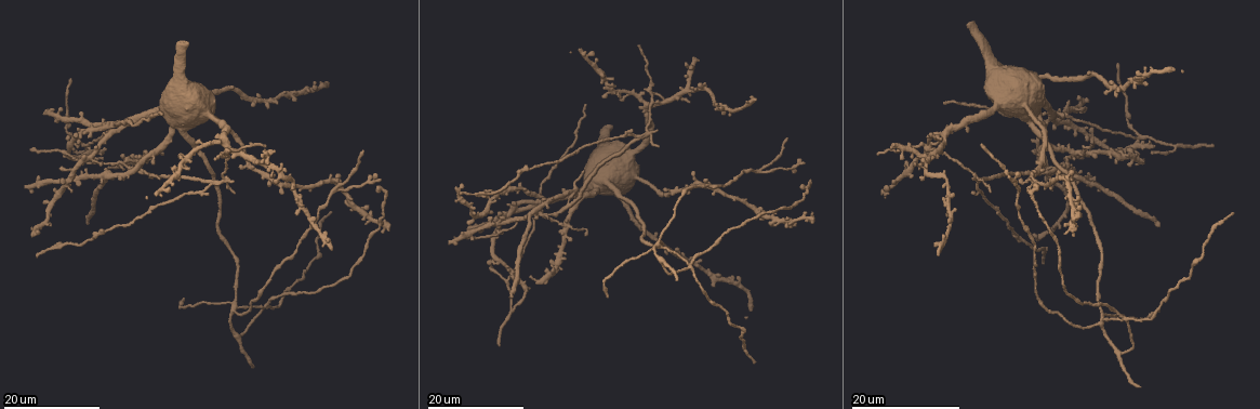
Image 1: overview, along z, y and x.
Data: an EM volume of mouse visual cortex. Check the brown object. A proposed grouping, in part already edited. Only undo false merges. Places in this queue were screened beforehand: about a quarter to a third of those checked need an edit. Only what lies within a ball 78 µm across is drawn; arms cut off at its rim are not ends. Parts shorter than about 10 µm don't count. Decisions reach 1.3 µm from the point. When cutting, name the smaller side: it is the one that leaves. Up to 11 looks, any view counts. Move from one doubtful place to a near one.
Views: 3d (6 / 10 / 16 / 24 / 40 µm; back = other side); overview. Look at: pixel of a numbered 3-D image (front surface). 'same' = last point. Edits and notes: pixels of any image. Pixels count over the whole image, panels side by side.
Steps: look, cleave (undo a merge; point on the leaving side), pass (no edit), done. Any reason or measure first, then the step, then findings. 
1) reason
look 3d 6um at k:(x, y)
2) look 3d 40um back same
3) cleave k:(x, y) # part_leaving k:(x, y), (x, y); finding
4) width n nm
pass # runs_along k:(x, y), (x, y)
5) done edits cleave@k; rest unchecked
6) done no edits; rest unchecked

look 3d 16um at 1:(562, 226)

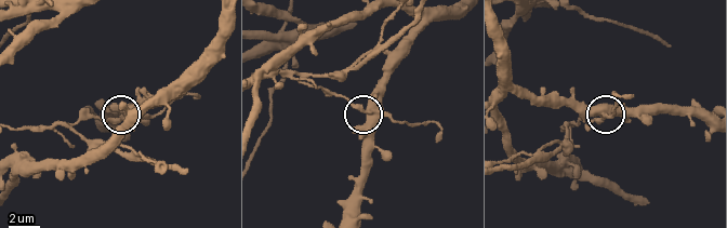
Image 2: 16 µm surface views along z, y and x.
look 3d 6um at 2:(365, 109)

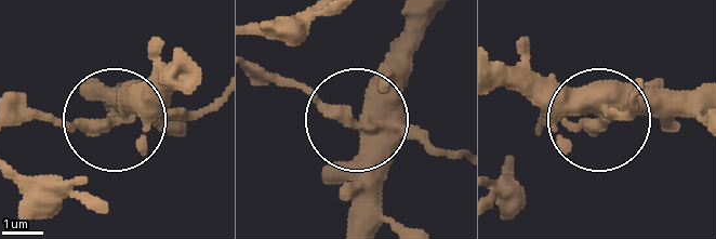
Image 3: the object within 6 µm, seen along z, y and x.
cleave 3:(92, 119) # two neurons meet here

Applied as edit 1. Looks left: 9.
look overview

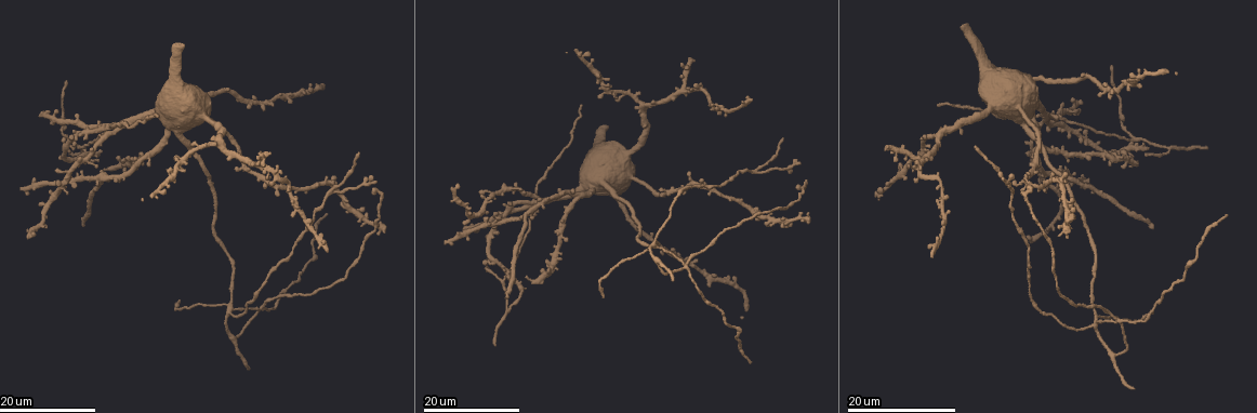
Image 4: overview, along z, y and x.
four arms meet
look 3d 16um at 4:(97, 179)

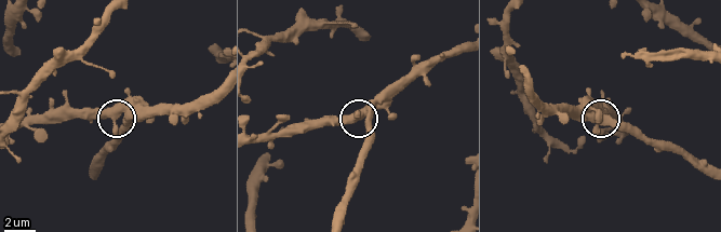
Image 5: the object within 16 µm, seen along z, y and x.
look 3d 10um at 5:(362, 117)

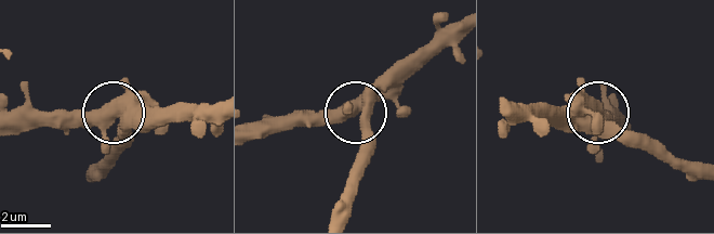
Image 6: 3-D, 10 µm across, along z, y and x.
side_arm 20 um; arms 4
cleave 6:(123, 137) # a second neuron is stuck on

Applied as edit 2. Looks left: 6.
look 3d 16um at 4:(532, 199)

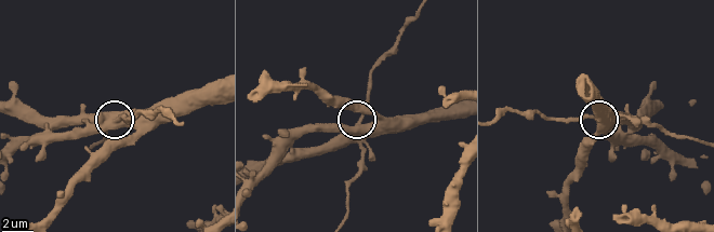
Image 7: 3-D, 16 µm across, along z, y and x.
look 3d 6um at 7:(359, 122)

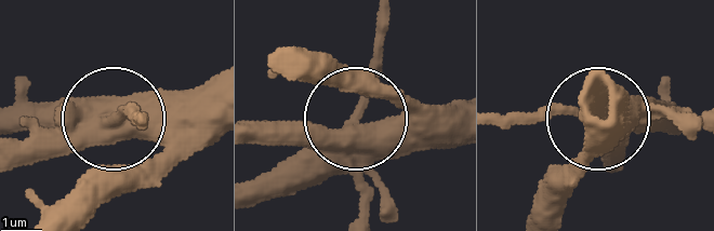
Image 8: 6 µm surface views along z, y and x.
width 500 nm
cleave 8:(361, 215) # part_leaving 8:(348, 159), (358, 217); two neurons meet here

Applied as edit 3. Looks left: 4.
see it whole again
look overview

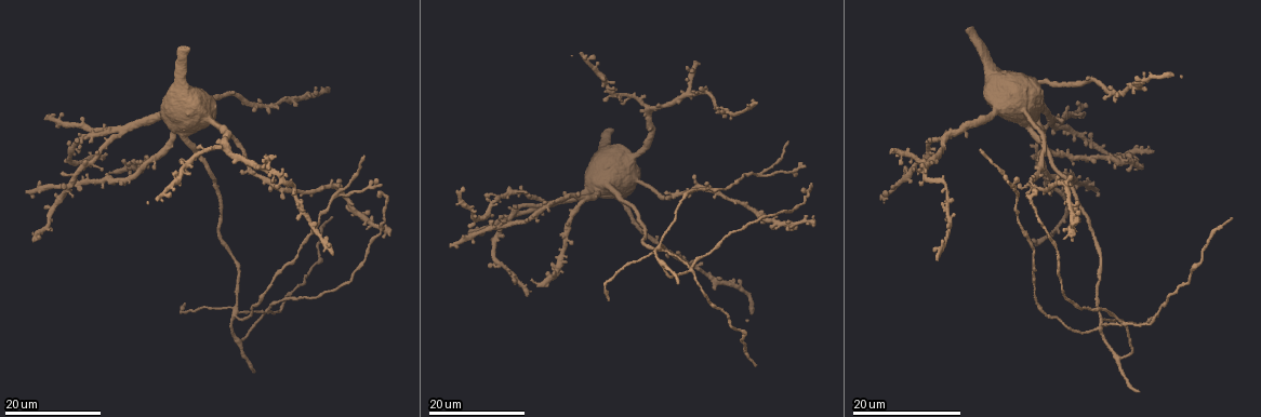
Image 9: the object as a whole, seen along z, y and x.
three-way junction
look 3d 16um at 9:(232, 310)

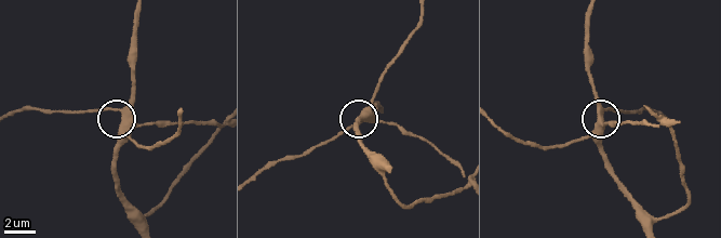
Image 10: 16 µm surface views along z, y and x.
look 3d 10um at 10:(118, 113)

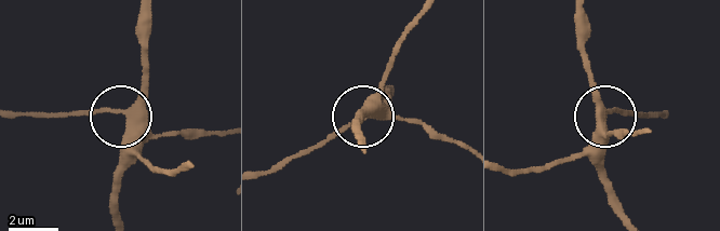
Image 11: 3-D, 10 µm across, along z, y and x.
from behind
look 3d 10um back at 11:(123, 113)

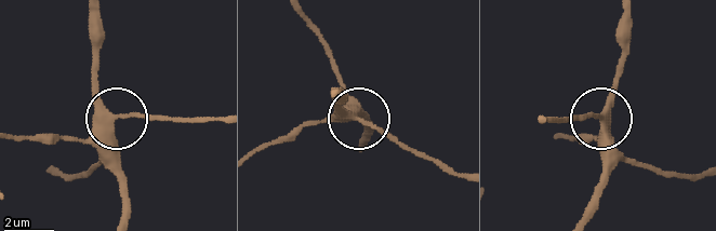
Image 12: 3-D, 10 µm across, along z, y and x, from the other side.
arms 3
pass # runs_along 12:(94, 15), (94, 70), (106, 108), (119, 116), (167, 114); continuous, no second neuron

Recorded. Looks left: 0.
done edits cleave@3, cleave@6, cleave@8; rest unchecked

